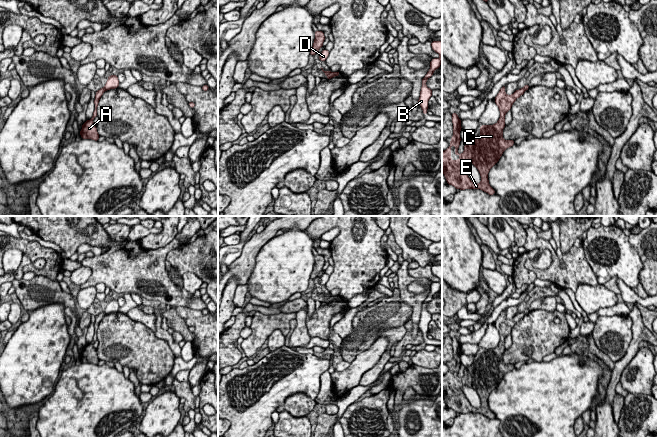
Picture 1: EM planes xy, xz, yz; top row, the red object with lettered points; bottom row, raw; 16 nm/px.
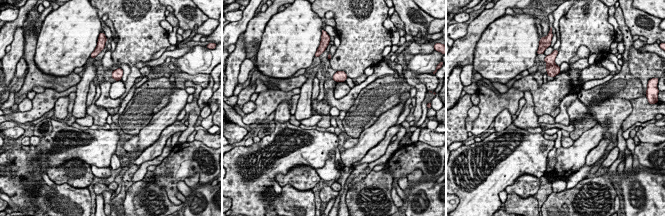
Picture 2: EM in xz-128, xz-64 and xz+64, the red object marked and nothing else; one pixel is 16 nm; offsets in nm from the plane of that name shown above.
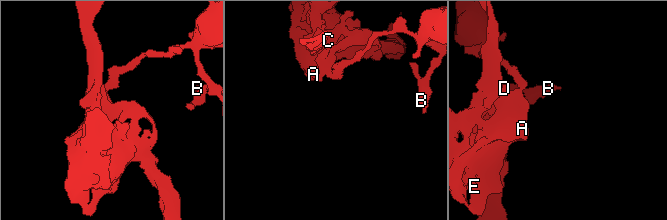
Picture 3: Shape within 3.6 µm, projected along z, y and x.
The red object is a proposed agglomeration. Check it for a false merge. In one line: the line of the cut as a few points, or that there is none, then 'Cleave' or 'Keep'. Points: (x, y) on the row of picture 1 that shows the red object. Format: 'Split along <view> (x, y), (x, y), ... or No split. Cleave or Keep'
Split along xy (103, 87), (105, 90). Cleave

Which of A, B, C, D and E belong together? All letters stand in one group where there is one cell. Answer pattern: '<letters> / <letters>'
A C D E / B

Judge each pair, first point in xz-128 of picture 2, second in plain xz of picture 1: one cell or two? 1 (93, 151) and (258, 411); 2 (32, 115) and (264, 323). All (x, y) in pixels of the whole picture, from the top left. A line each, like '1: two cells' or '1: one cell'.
1: one cell
2: one cell

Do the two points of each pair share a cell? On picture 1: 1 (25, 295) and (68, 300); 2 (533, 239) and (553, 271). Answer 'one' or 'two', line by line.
1: one
2: one

